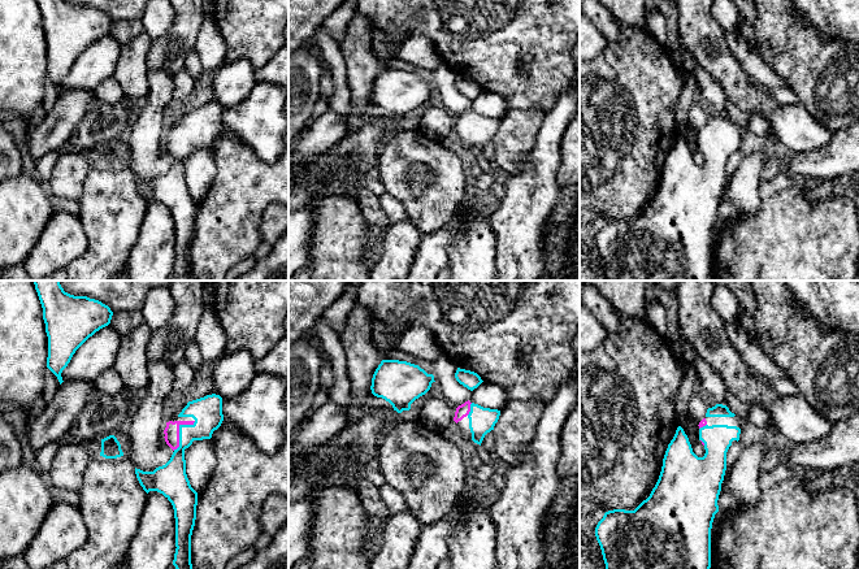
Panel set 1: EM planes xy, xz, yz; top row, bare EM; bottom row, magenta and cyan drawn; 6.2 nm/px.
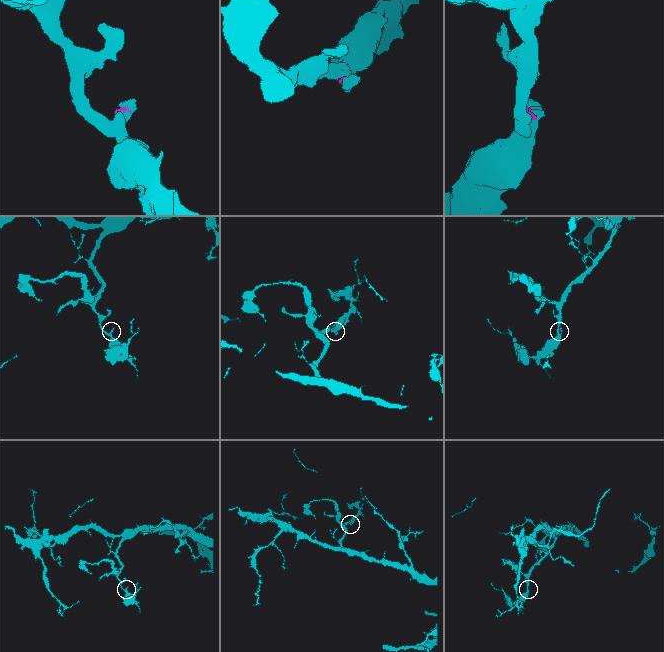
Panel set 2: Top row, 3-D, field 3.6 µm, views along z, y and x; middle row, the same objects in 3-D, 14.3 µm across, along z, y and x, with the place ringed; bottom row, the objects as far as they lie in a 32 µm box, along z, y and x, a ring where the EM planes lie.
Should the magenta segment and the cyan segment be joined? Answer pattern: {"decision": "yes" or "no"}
{"decision": "yes"}

